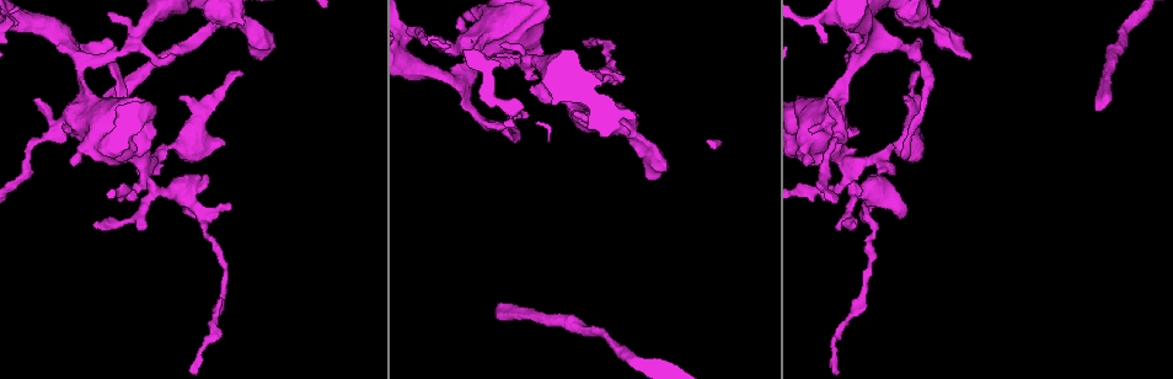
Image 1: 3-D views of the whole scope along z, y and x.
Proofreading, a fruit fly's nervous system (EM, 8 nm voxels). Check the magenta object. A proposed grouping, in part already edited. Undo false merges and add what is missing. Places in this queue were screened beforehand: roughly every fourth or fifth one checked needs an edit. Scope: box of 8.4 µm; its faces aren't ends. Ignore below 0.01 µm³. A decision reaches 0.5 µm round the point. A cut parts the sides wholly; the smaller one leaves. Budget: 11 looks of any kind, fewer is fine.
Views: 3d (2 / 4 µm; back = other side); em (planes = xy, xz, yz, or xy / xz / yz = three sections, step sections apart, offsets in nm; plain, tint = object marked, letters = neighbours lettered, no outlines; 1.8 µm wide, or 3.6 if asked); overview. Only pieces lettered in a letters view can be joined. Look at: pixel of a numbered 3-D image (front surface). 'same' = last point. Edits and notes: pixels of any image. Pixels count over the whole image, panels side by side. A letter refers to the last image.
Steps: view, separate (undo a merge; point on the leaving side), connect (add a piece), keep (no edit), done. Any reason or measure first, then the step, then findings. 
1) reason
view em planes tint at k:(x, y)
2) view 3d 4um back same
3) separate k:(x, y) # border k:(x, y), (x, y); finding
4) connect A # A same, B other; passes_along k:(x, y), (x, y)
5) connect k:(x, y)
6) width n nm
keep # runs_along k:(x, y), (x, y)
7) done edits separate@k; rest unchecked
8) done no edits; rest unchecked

calibre changes
view em xy step 16 letters at 1:(629, 125)

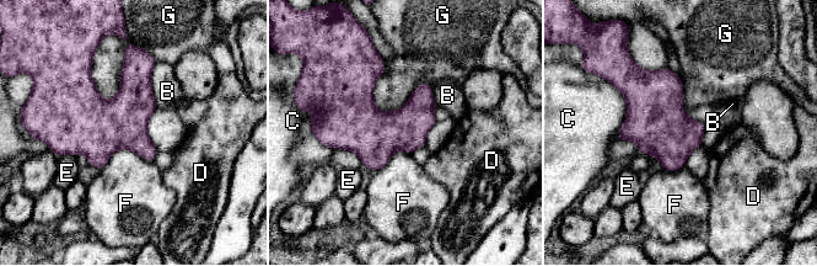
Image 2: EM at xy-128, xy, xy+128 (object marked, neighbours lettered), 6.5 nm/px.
view em planes letters same

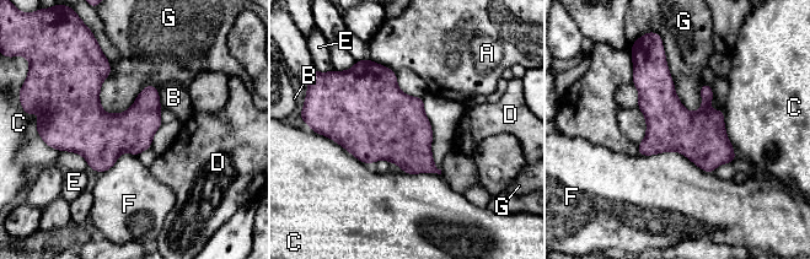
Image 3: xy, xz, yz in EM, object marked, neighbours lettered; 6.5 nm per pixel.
longest_contact F 500 nm
keep # A other, B other, C other, D other, E other, F other, G other; border 3:(157, 88), (100, 107); all the same neuron

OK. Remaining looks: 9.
thick turns thin
view em planes letters at 1:(855, 42)

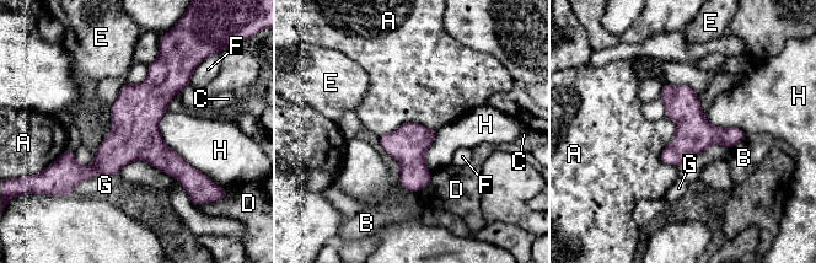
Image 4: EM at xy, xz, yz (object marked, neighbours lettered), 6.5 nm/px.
longest_contact H 550 nm
keep # A other, B other, C other, D other, E other, F other, G other, H other; runs_along 4:(162, 65), (134, 129), (79, 178); continuous, no second neuron

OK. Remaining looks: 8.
thin end
view 3d 4um back at 1:(94, 224)

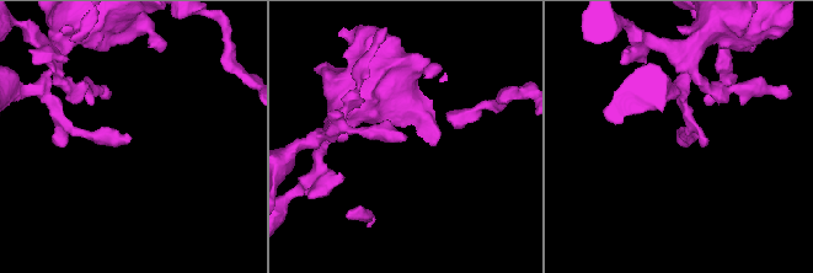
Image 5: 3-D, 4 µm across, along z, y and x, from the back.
shape alone is not enough
view em yz step 4 letters at 5:(680, 137)

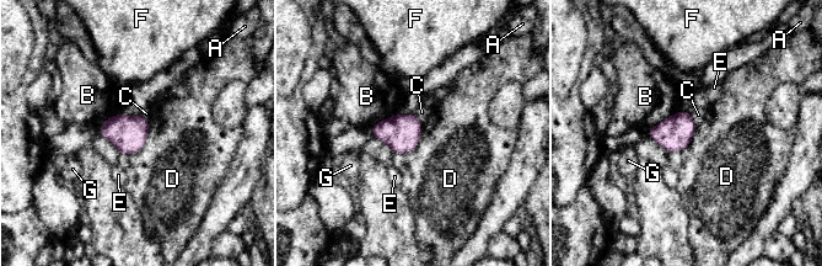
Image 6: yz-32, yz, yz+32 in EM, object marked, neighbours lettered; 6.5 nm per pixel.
view em planes letters same

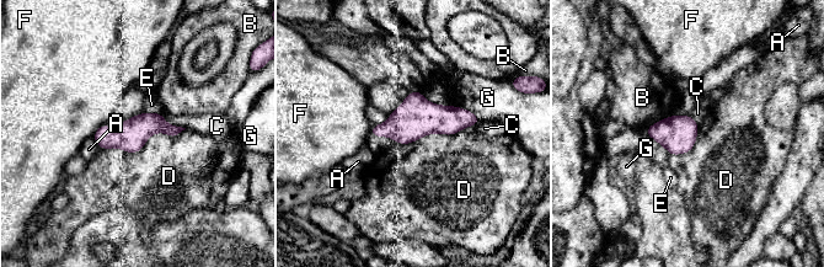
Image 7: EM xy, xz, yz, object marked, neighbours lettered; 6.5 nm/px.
longest_contact D 550 nm
keep # A other, B other, C other, D other, E other, F other, G other; runs_along 7:(177, 129), (97, 138); no lettered piece goes on from it

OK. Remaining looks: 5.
view 3d 2um at 1:(498, 307)

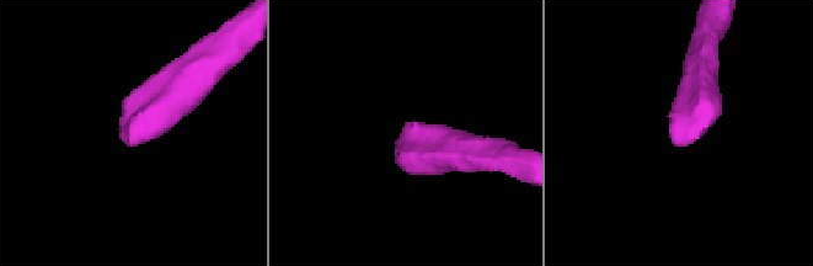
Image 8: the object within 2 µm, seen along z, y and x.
now the EM
view em 3.6um planes tint at 8:(687, 143)

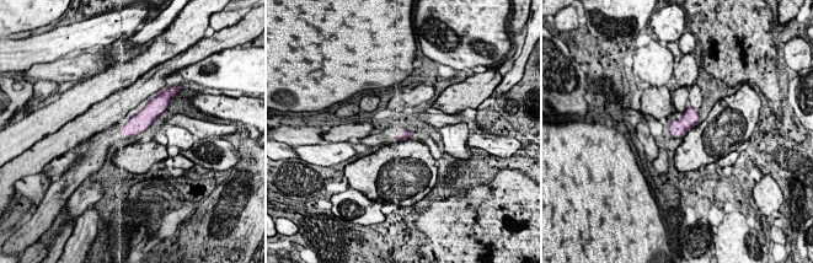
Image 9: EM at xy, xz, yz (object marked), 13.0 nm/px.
what lies round it
view em 3.6um planes letters same

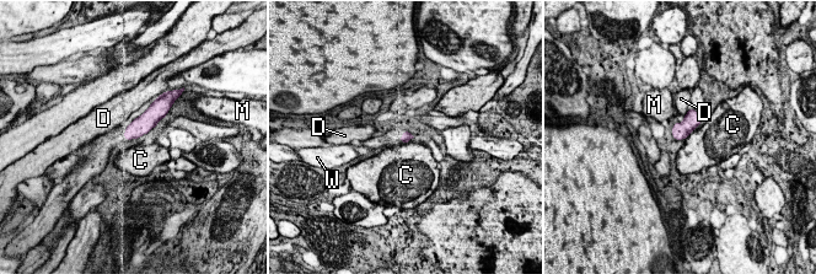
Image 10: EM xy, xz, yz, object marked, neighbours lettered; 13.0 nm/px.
longest_contact C 170 nm
keep # C other, D other, M other, W other; border 10:(694, 130), (686, 139); none of them fits

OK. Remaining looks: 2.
done no edits; rest unchecked

